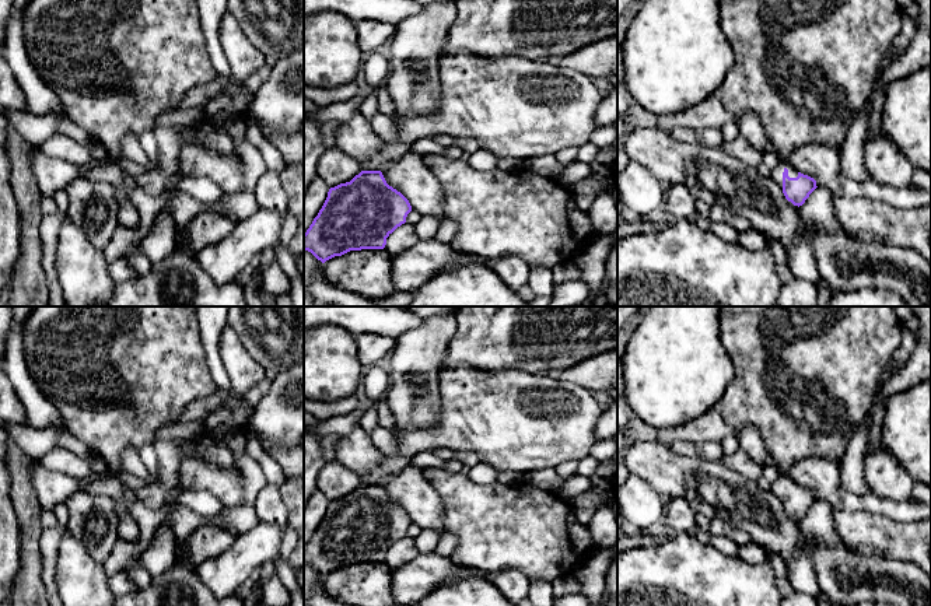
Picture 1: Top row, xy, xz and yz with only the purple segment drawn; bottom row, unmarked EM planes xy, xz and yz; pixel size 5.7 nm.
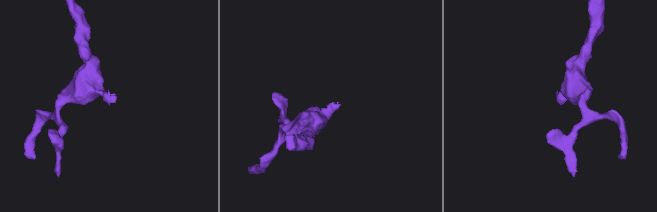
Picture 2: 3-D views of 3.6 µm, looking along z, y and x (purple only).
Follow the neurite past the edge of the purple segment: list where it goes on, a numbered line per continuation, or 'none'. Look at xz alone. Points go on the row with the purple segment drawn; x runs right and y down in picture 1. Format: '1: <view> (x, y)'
none

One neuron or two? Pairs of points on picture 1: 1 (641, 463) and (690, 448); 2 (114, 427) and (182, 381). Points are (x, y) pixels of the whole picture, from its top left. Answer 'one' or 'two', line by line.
1: two
2: one

